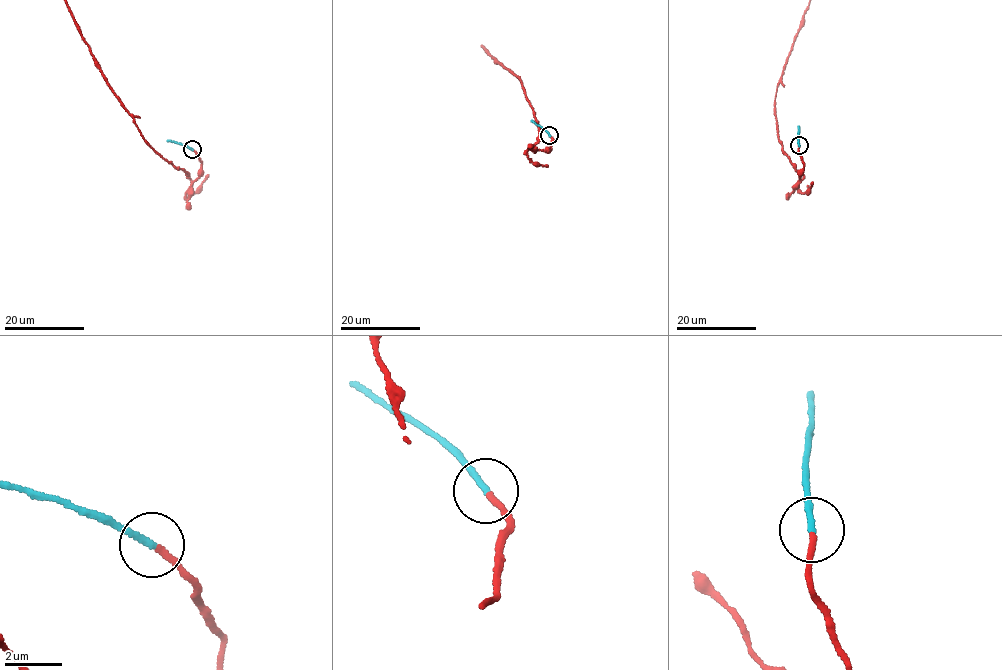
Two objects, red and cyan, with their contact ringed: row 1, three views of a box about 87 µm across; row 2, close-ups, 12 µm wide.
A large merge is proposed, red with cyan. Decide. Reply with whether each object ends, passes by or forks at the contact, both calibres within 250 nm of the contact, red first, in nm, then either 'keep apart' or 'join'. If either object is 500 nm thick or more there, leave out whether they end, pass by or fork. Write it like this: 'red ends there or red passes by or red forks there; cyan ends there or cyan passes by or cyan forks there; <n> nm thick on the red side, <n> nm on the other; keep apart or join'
red ends there; cyan ends there; 220 nm thick on the red side, 240 nm on the other; join

